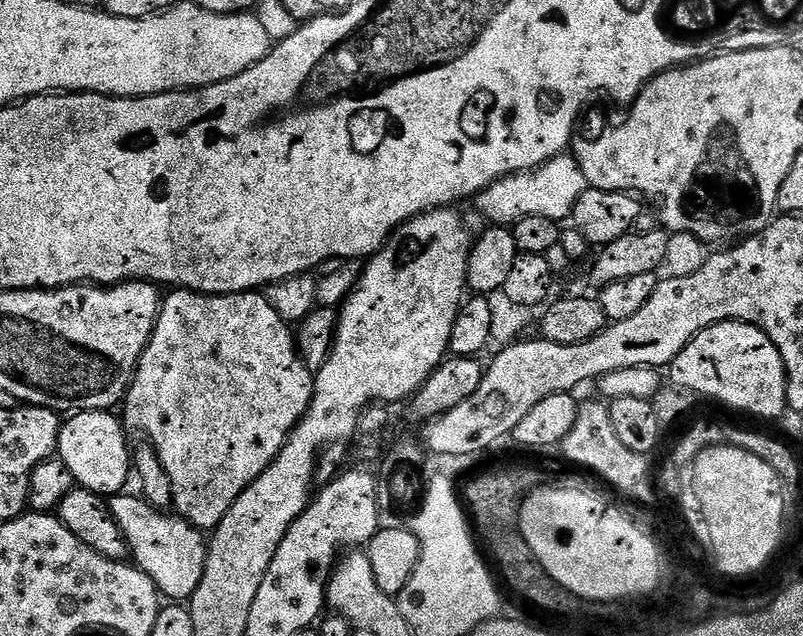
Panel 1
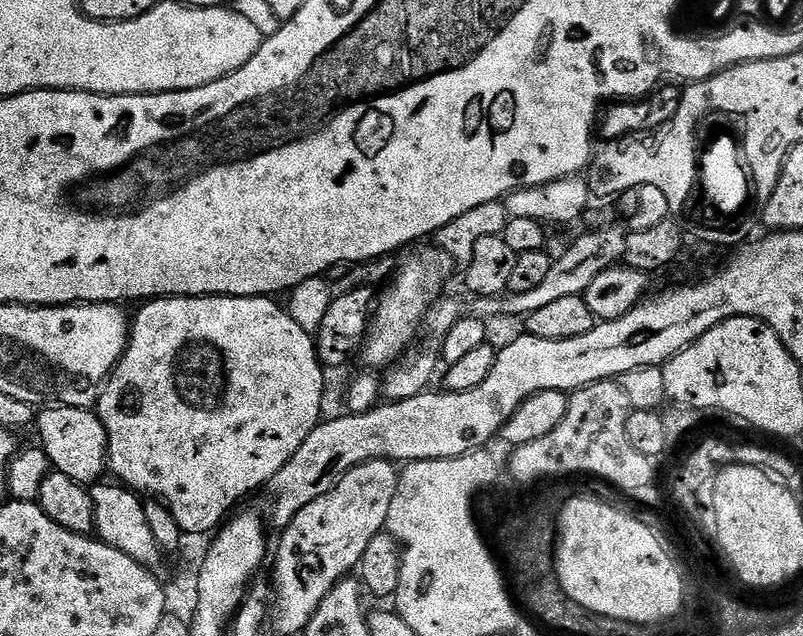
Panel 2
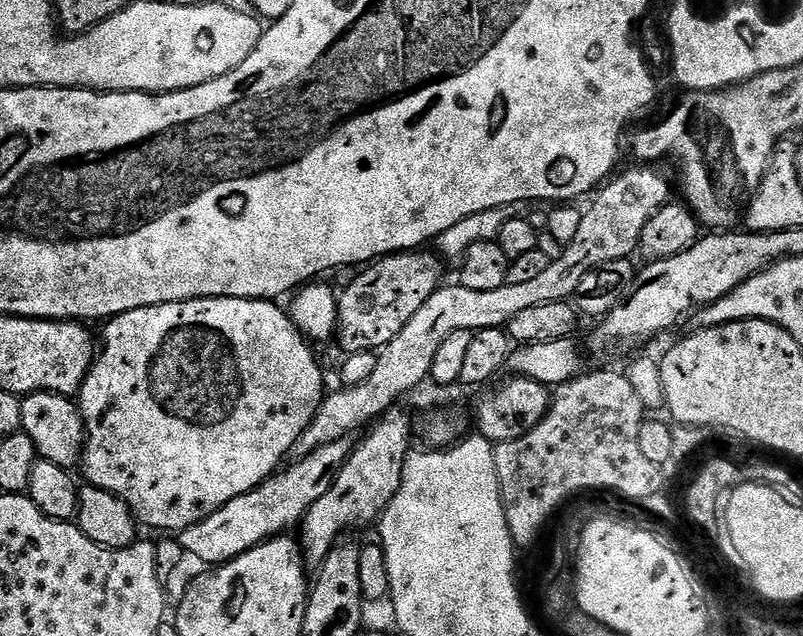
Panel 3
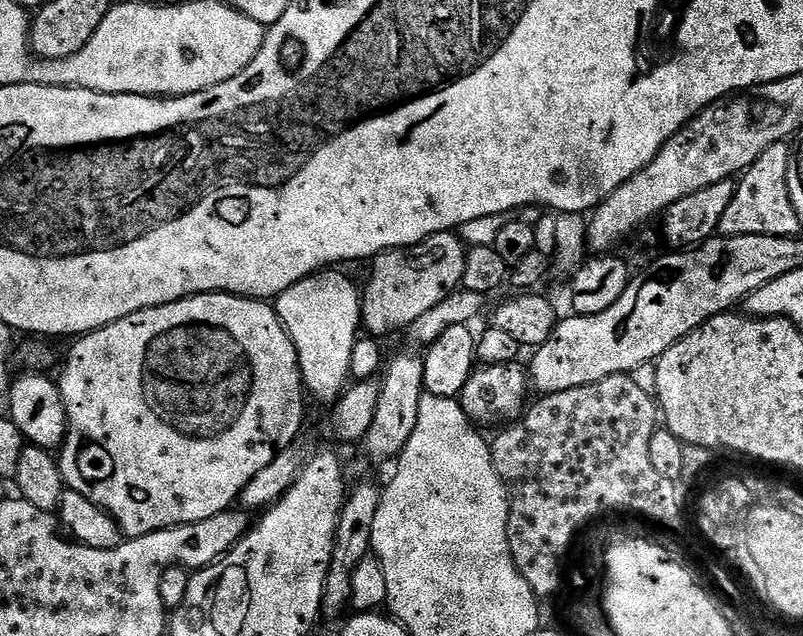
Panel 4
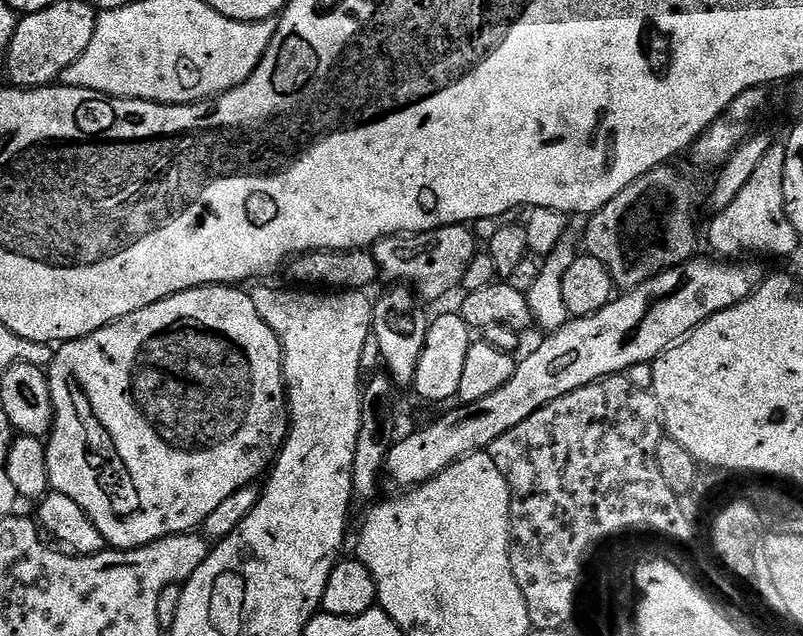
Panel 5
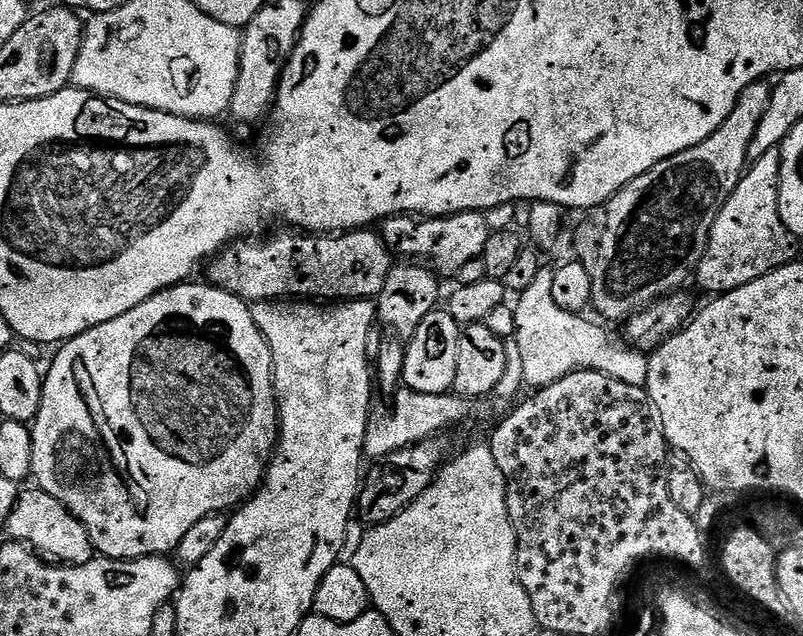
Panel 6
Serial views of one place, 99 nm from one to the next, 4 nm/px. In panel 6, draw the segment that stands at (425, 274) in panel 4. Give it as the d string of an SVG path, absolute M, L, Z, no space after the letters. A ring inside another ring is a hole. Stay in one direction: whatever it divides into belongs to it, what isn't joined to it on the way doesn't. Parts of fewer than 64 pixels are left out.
M459 212L453 216L429 216L417 218L407 216L390 216L379 225L378 231L388 251L393 257L403 258L408 262L419 262L433 270L441 277L455 277L466 262L478 260L490 235L484 212Z

